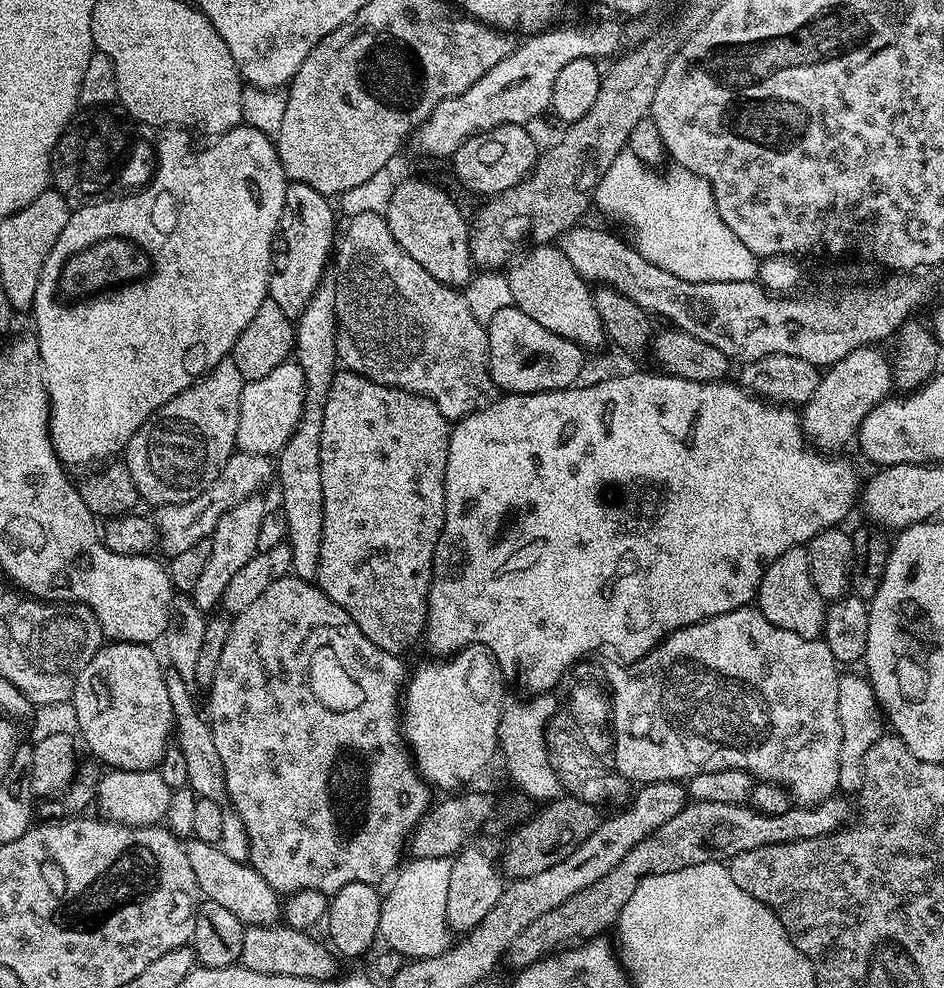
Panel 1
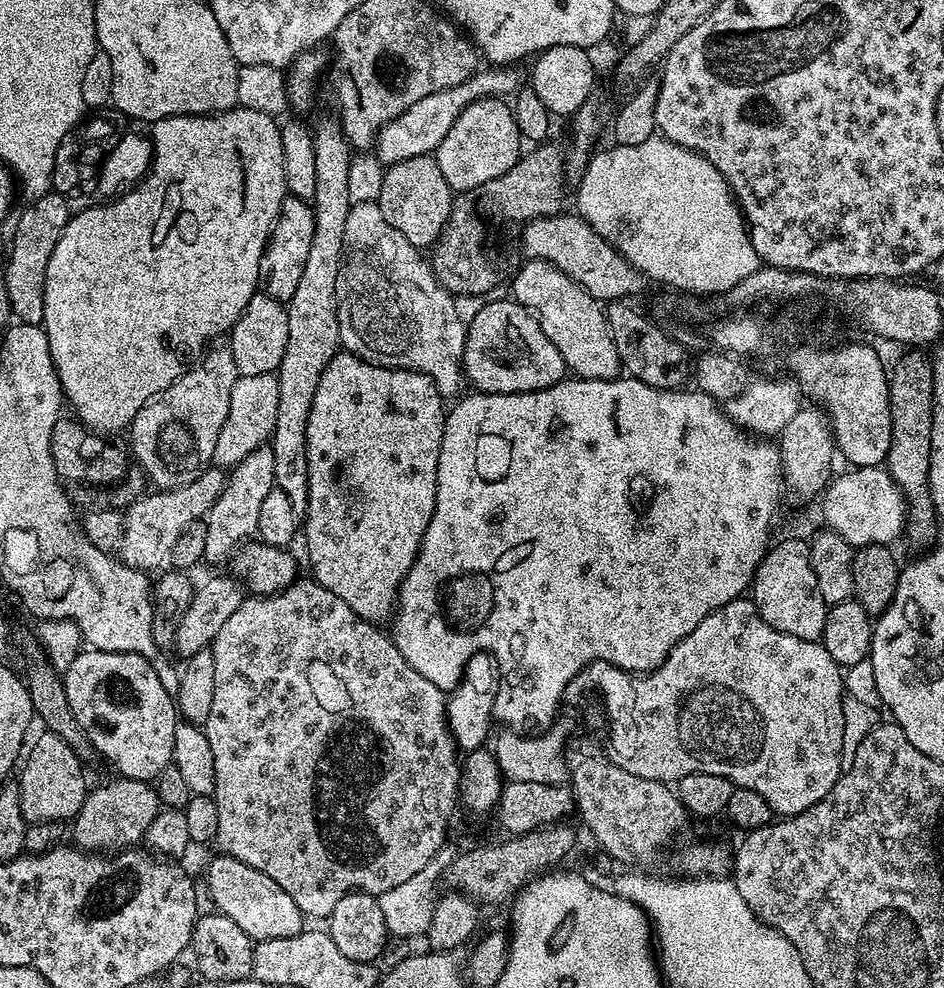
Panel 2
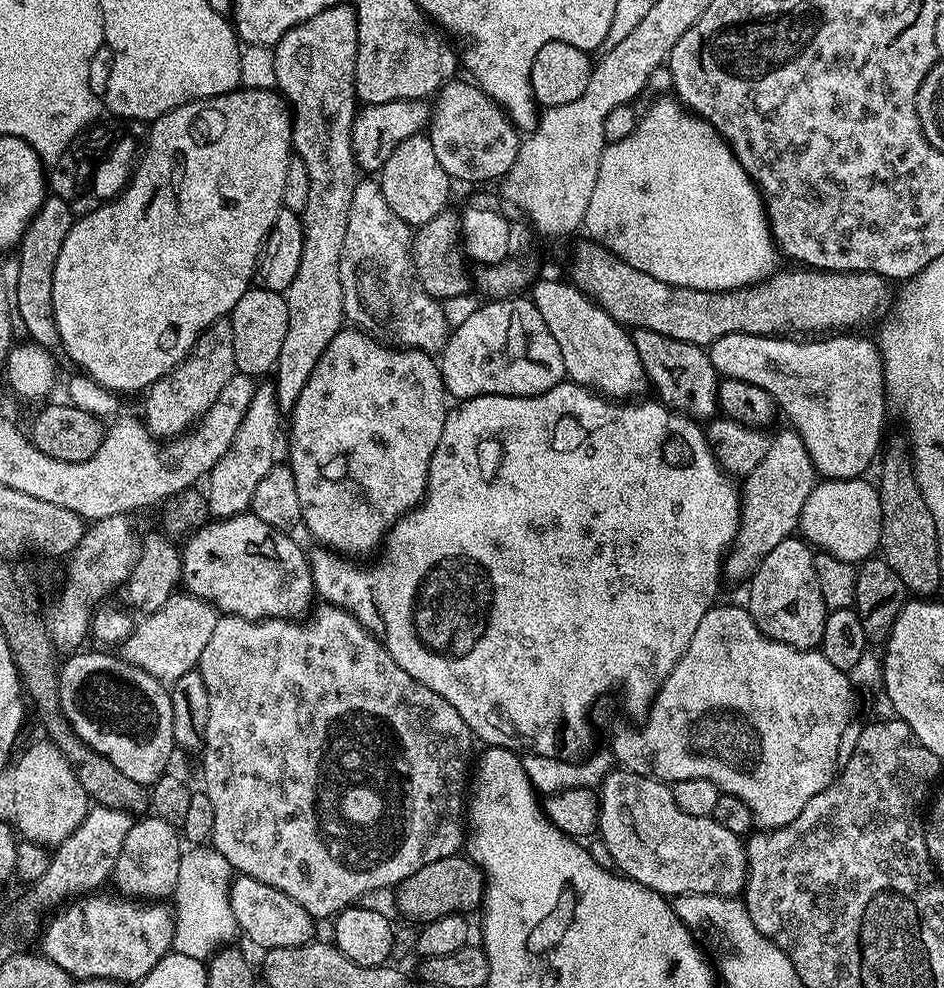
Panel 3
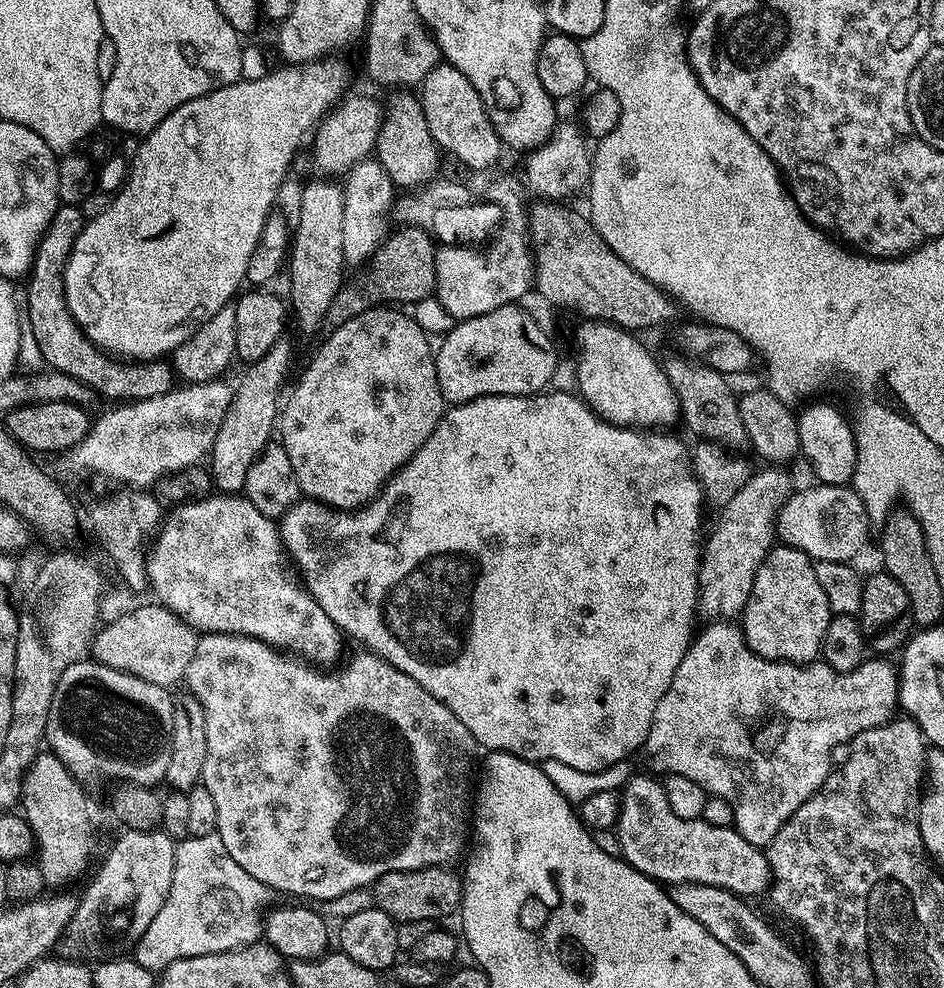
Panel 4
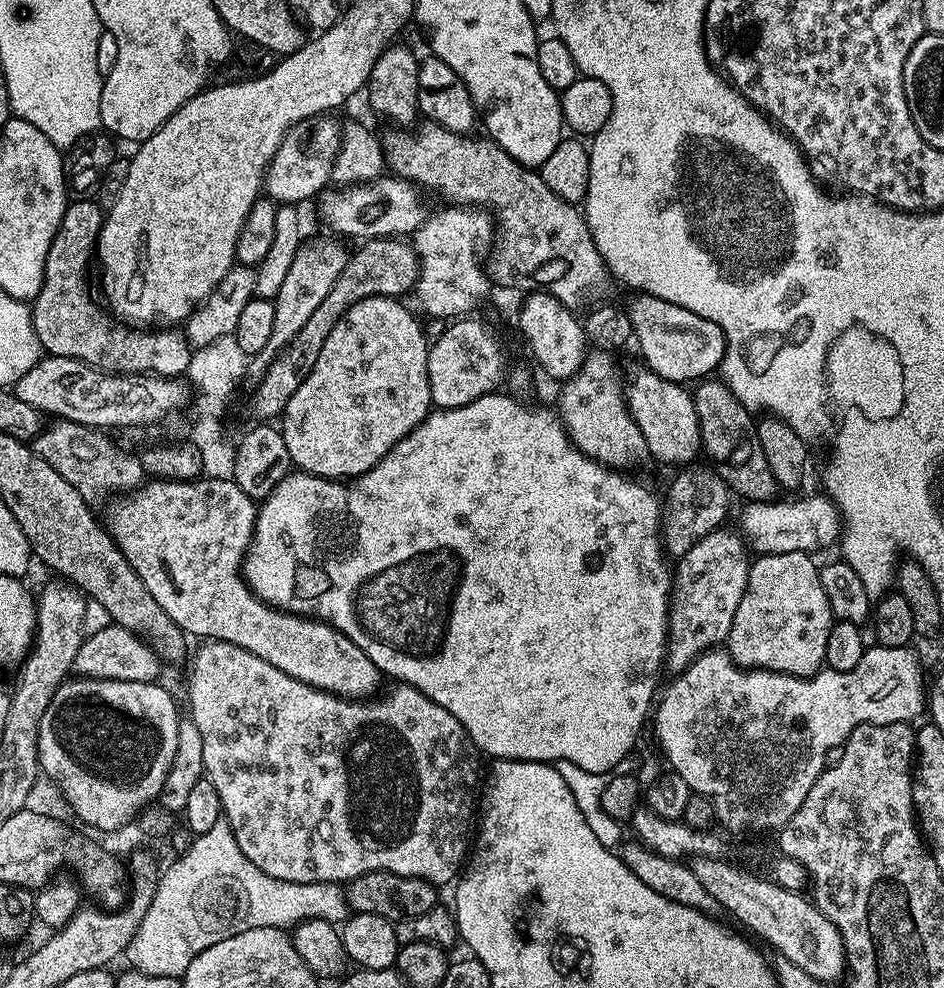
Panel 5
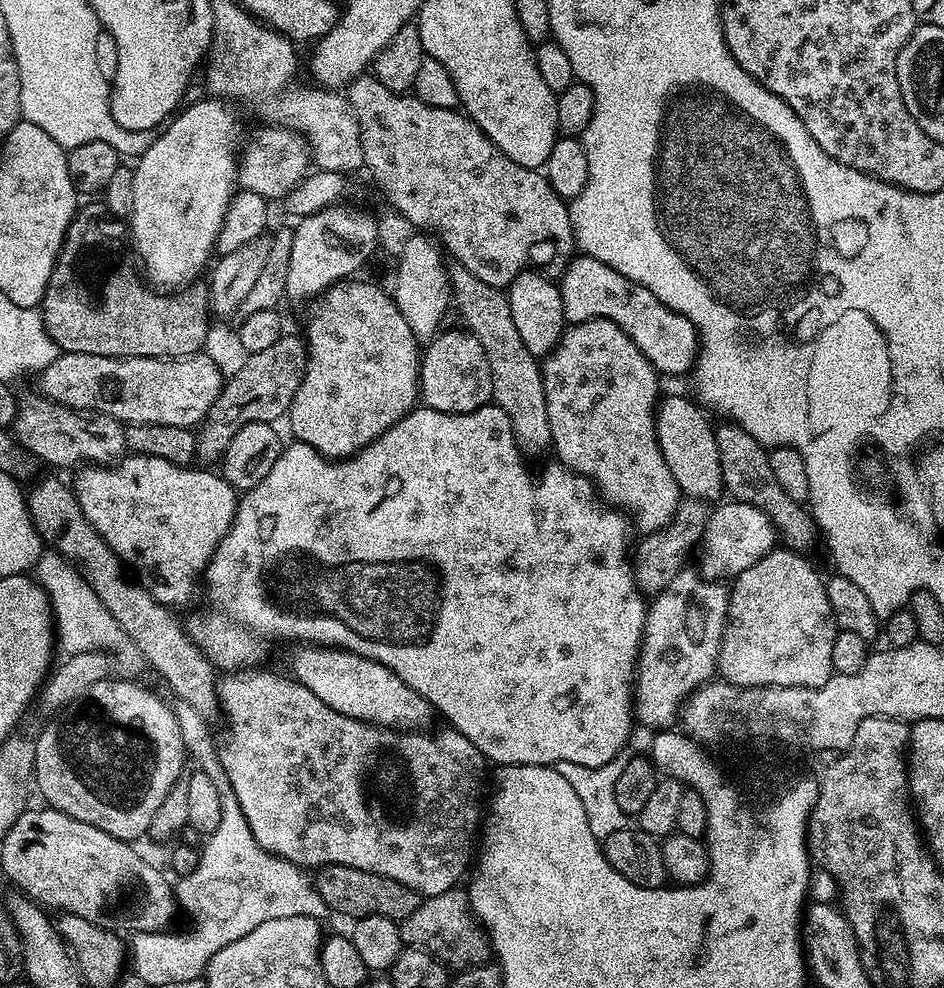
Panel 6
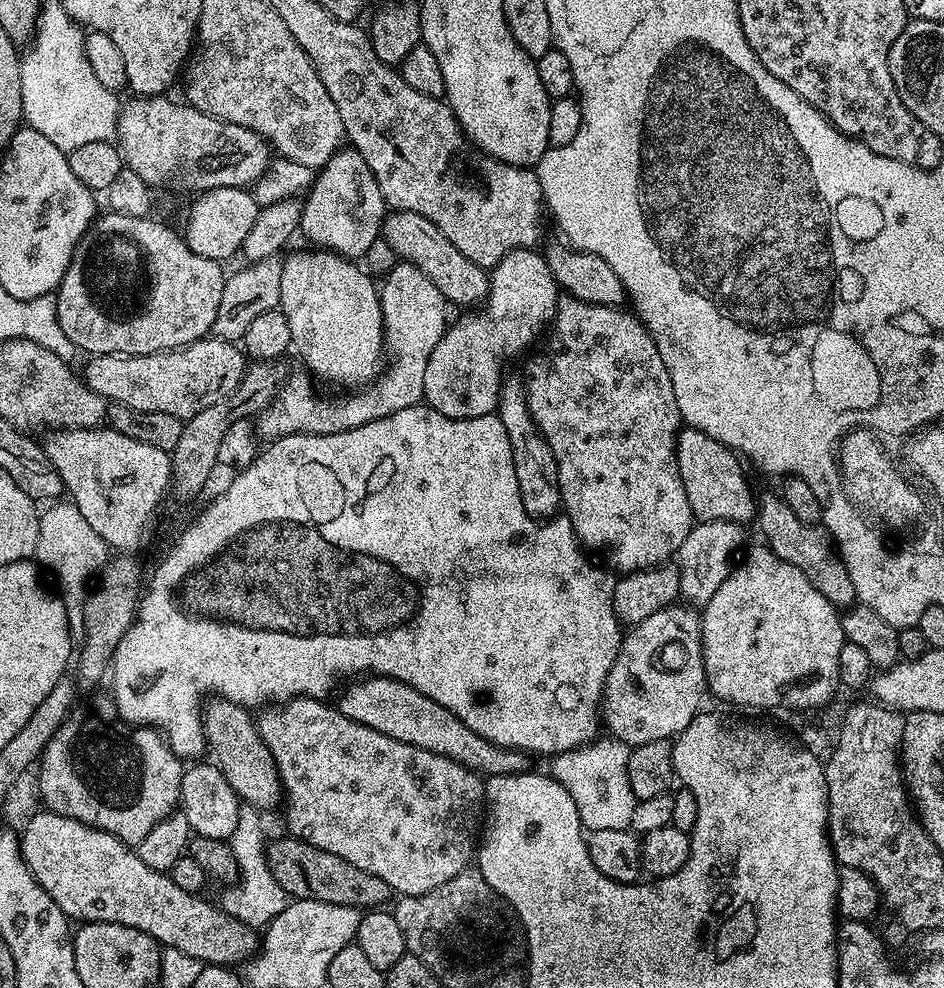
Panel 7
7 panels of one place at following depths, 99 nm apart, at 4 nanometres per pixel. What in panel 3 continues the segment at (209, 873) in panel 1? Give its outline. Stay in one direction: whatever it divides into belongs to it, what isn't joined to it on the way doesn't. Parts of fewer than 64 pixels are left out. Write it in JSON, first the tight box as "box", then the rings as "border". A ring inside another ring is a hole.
{"box":[230,875,317,950],"border":[[[237,875],[232,882],[230,894],[230,910],[234,910],[237,929],[260,950],[281,948],[282,946],[302,946],[313,943],[317,921],[294,898],[286,898],[282,890],[274,890],[274,886],[266,886],[266,882],[258,882],[249,876]]]}

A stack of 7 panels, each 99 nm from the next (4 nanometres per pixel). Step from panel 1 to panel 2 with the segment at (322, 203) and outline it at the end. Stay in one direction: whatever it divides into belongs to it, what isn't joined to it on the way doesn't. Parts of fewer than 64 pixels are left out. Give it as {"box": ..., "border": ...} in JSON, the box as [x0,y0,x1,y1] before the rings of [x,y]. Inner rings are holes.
{"box":[258,194,314,302],"border":[[[291,194],[285,195],[258,266],[259,291],[265,292],[275,300],[287,302],[302,278],[302,270],[306,270],[310,242],[314,242],[314,214],[311,203]]]}

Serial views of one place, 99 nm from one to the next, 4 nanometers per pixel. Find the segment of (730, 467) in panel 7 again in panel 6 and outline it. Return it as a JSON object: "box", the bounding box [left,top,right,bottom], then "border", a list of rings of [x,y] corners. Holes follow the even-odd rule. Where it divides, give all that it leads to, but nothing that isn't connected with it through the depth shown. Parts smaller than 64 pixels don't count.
{"box":[656,395,726,502],"border":[[[665,395],[656,409],[656,437],[662,450],[662,458],[666,458],[666,466],[670,466],[670,474],[674,474],[674,482],[678,482],[681,493],[690,500],[716,502],[725,495],[726,489],[716,445],[716,428],[704,415],[705,409],[695,399]]]}

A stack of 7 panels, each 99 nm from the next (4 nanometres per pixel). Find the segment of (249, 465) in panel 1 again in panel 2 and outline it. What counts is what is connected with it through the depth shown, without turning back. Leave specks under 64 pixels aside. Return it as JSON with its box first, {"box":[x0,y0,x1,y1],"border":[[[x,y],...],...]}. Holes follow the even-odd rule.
{"box":[118,466,226,570],"border":[[[212,466],[199,480],[181,488],[152,490],[127,505],[124,517],[124,533],[120,539],[118,560],[125,566],[141,570],[163,569],[171,561],[174,542],[182,538],[182,530],[194,522],[204,520],[208,511],[222,494],[226,472],[223,467]]]}

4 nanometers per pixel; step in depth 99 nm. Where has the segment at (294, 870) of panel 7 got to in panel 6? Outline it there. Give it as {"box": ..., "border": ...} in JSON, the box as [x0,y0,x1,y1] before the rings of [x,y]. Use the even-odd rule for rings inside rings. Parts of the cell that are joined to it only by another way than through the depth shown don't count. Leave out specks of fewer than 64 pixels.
{"box":[314,864,422,921],"border":[[[327,864],[315,873],[314,883],[318,894],[326,902],[326,906],[340,916],[352,916],[353,921],[367,916],[381,916],[394,921],[410,918],[414,910],[418,910],[422,899],[420,893],[410,890],[410,886],[402,886],[402,882],[394,882],[394,878],[386,878],[382,874],[370,874],[366,870],[354,870],[354,866]]]}

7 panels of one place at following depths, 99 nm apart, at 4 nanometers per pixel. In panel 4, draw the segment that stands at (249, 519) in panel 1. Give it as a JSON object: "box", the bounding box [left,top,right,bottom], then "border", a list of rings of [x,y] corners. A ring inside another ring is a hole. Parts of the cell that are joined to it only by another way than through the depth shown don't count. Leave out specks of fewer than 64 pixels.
{"box":[210,338,292,493],"border":[[[282,338],[274,342],[274,346],[270,346],[270,350],[266,350],[262,358],[243,369],[244,377],[241,378],[240,385],[235,385],[232,393],[232,405],[222,418],[218,434],[212,439],[210,471],[212,483],[221,493],[243,493],[250,466],[254,466],[256,459],[264,453],[273,439],[274,429],[278,424],[278,409],[281,407],[282,393],[285,391],[284,379],[288,376],[288,367],[291,364],[292,344],[288,338]]]}

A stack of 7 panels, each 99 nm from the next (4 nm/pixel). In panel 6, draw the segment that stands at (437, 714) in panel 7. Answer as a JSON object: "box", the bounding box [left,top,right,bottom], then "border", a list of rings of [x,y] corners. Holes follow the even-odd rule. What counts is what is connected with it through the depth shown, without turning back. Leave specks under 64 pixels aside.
{"box":[291,643,434,732],"border":[[[301,643],[292,652],[291,675],[302,686],[322,698],[330,710],[346,714],[358,722],[376,724],[380,728],[395,728],[401,732],[427,729],[434,717],[434,709],[418,690],[406,686],[394,670],[366,658],[362,654],[347,652],[344,648],[330,648],[318,644]]]}

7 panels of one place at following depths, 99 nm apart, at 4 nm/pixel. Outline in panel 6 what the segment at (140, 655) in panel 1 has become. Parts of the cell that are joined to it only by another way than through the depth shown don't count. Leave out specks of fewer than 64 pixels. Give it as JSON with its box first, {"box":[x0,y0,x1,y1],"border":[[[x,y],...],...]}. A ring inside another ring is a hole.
{"box":[34,678,186,842],"border":[[[117,678],[98,682],[98,686],[90,686],[84,696],[70,702],[67,710],[49,719],[52,721],[35,737],[34,784],[44,795],[43,803],[62,814],[70,814],[70,818],[78,818],[78,822],[90,822],[90,826],[98,826],[98,830],[106,830],[106,834],[129,842],[136,842],[143,832],[145,835],[151,829],[158,806],[162,806],[173,786],[181,783],[180,771],[186,761],[173,705],[142,684]]]}

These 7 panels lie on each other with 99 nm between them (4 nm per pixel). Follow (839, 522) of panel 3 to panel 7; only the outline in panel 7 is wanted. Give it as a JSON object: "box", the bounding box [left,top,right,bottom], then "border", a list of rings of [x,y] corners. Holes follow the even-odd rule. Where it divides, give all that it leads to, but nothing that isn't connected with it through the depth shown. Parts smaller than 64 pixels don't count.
{"box":[674,520,745,606],"border":[[[701,520],[693,523],[686,542],[682,542],[674,563],[680,570],[679,599],[688,606],[703,606],[714,598],[714,590],[732,573],[736,551],[744,544],[745,529],[725,520]]]}

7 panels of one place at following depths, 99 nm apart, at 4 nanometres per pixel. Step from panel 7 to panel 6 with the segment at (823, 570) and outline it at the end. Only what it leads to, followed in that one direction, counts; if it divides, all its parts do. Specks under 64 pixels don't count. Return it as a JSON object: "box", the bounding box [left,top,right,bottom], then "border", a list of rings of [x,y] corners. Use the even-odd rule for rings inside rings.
{"box":[716,422,818,553],"border":[[[724,422],[716,428],[716,445],[722,466],[722,478],[727,495],[732,500],[741,500],[744,504],[758,506],[776,528],[779,543],[793,552],[811,553],[811,548],[818,544],[818,529],[811,511],[804,504],[794,502],[774,479],[774,470],[770,470],[769,449],[759,444],[746,430],[739,428],[735,422]]]}

